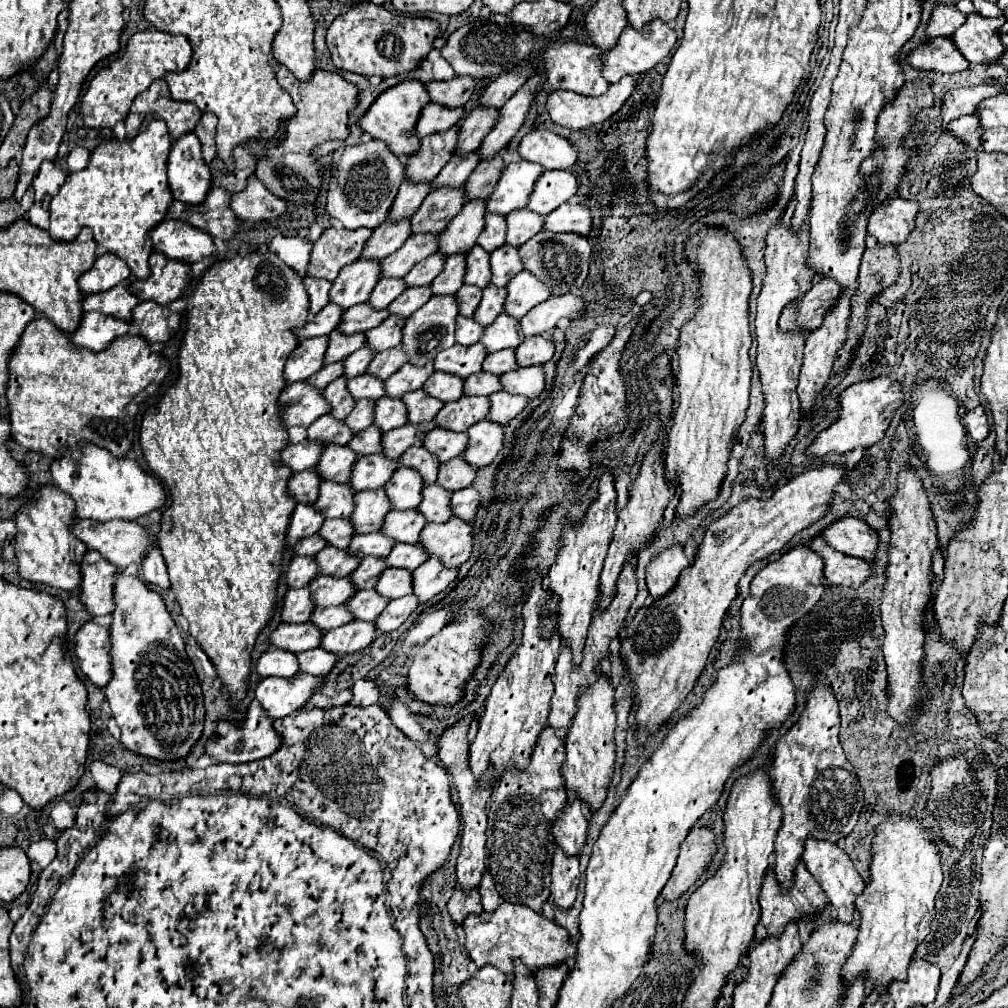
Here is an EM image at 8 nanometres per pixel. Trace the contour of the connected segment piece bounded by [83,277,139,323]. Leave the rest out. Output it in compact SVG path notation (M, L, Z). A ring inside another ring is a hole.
M129 277L127 281L123 281L121 285L117 285L115 289L109 289L105 293L95 293L95 295L85 295L83 297L83 311L99 311L105 315L113 315L119 317L127 323L133 321L133 309L137 307L139 299L129 291L129 281L133 281L135 277Z

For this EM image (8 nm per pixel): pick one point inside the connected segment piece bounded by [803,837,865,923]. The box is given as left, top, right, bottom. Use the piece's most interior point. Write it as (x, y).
(832, 869)

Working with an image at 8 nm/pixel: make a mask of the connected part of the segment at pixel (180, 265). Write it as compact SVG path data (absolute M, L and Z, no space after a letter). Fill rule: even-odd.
M161 253L149 257L151 277L145 281L133 281L131 291L141 301L155 301L159 305L169 305L171 301L183 297L185 289L193 281L191 265L183 261L173 261Z

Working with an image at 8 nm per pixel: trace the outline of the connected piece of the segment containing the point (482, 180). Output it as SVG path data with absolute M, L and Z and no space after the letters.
M501 149L501 153L497 157L491 157L489 161L481 161L477 165L477 169L469 175L469 179L463 187L467 193L467 199L481 199L481 197L489 197L489 193L493 193L493 189L501 177L501 169L505 169L505 163L501 161L503 153L505 153L505 149Z

